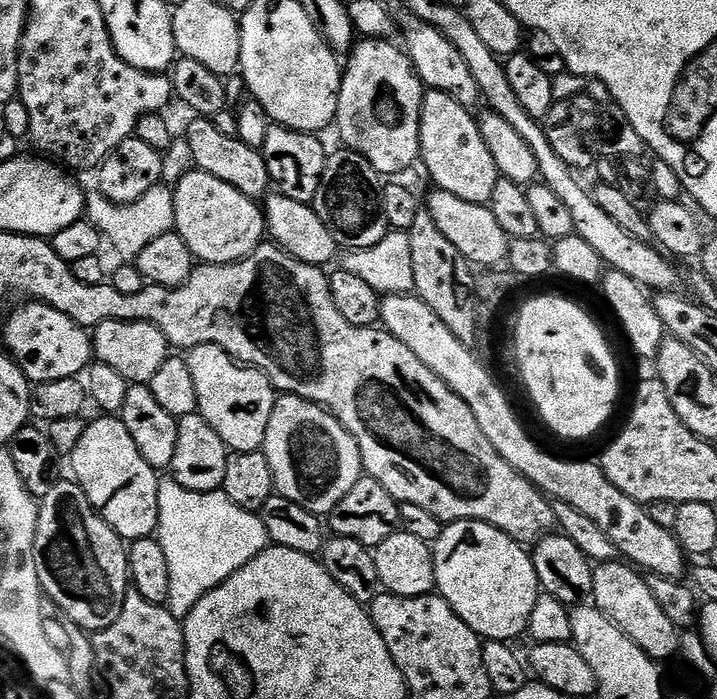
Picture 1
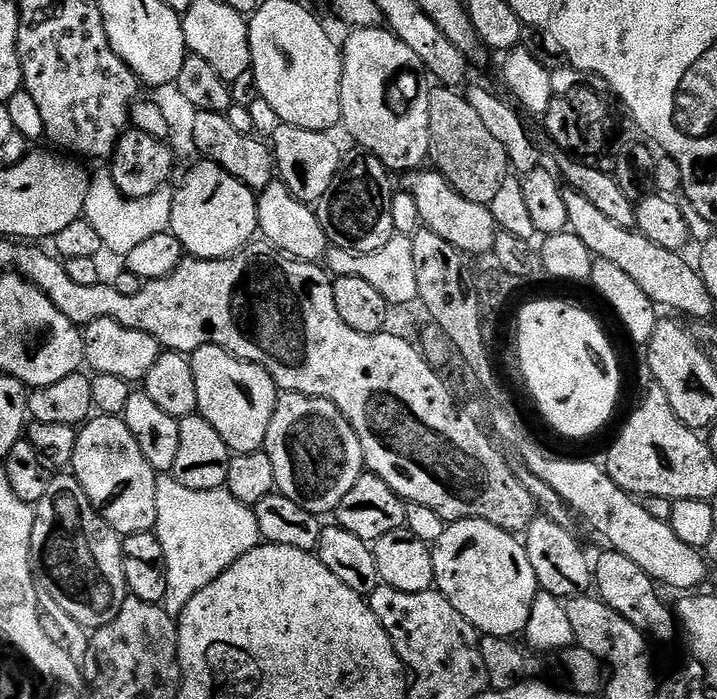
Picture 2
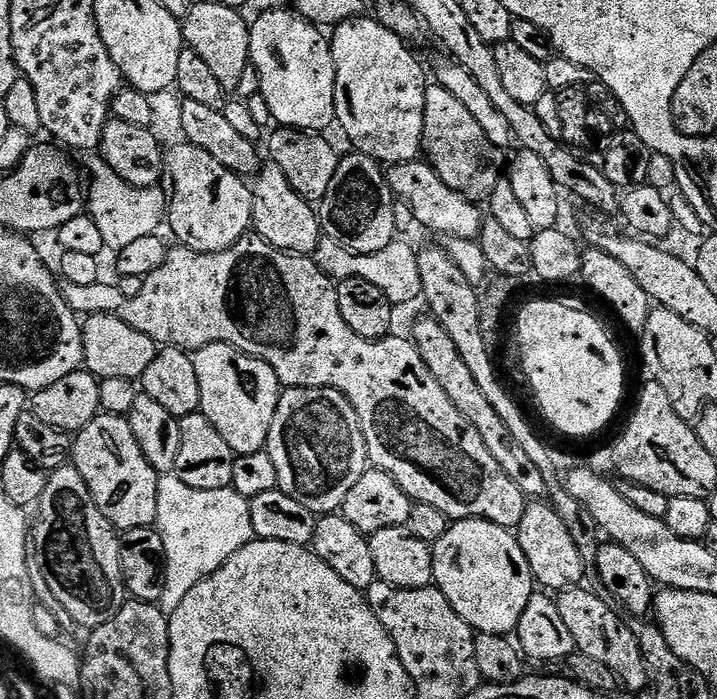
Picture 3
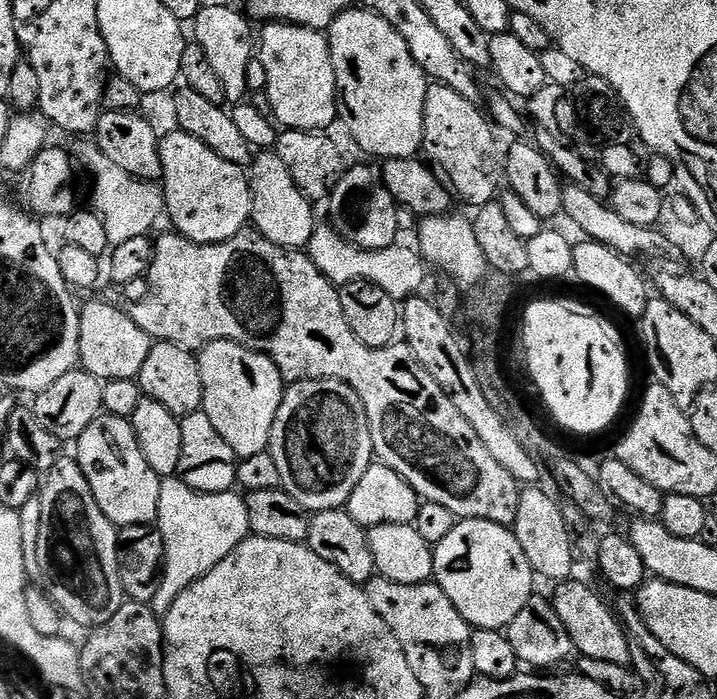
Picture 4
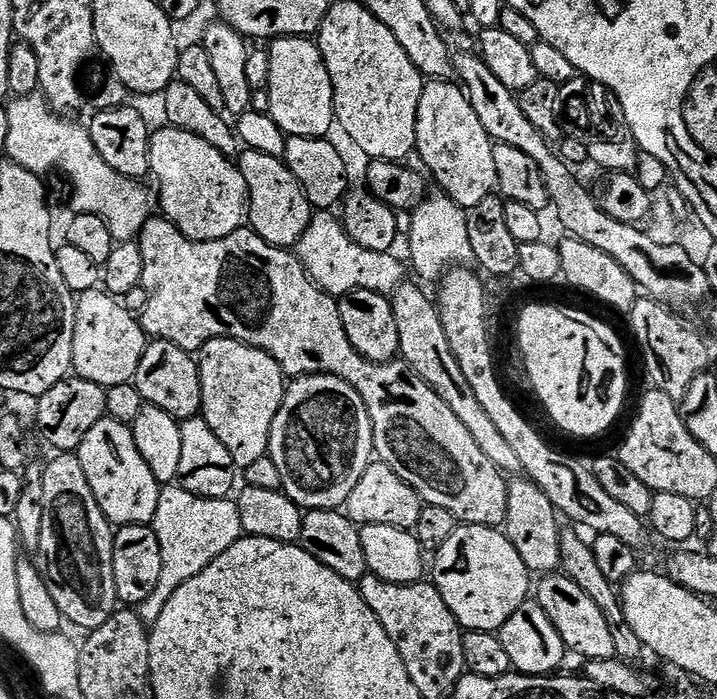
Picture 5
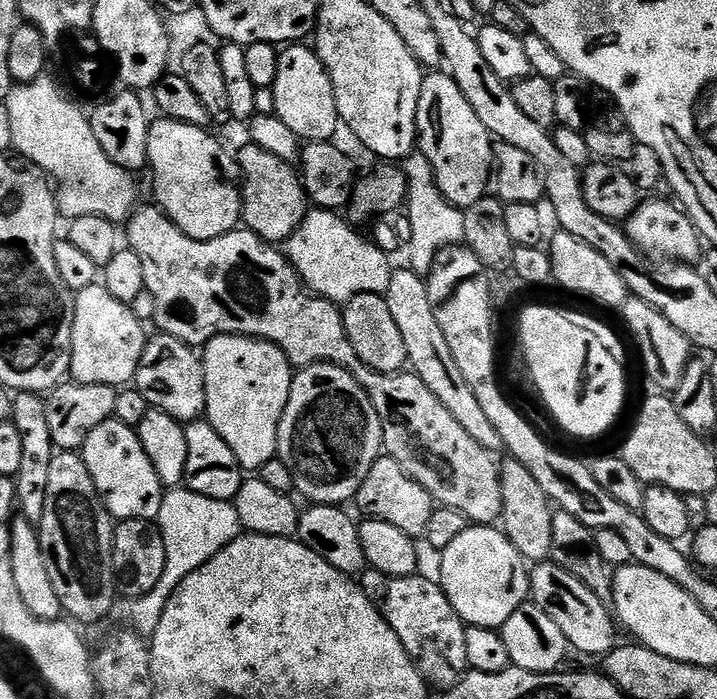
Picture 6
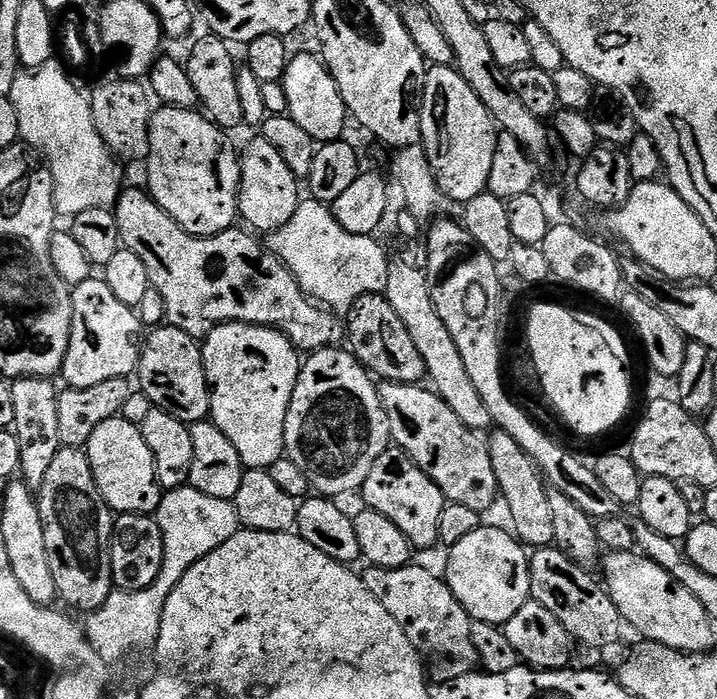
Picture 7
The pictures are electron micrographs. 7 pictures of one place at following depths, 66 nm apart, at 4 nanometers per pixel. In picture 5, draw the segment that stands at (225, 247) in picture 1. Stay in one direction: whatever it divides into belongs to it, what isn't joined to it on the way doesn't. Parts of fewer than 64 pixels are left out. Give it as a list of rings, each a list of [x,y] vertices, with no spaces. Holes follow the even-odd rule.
[[[171,126],[153,131],[150,136],[150,172],[156,175],[160,187],[158,204],[164,207],[163,215],[173,226],[191,240],[217,240],[234,234],[245,223],[248,210],[248,187],[239,167],[229,157],[223,156],[210,142],[202,142],[194,134]]]

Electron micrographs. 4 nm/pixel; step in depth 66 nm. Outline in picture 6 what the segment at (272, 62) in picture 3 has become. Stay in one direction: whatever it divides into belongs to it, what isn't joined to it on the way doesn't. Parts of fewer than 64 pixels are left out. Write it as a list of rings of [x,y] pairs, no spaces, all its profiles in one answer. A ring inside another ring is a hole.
[[[297,42],[285,47],[276,64],[276,77],[270,81],[274,96],[274,115],[286,124],[293,137],[304,139],[304,142],[328,142],[333,139],[336,127],[342,121],[336,109],[336,99],[332,89],[332,80],[324,69],[324,63],[311,47]]]

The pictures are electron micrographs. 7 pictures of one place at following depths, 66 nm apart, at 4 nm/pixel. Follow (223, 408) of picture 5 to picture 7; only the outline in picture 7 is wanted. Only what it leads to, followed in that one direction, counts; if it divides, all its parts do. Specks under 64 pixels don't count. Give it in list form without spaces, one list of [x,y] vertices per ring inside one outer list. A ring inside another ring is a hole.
[[[220,324],[203,337],[204,369],[212,388],[210,420],[222,430],[238,452],[238,458],[248,470],[268,470],[284,456],[286,410],[298,382],[301,353],[285,338],[283,332],[253,324]]]

